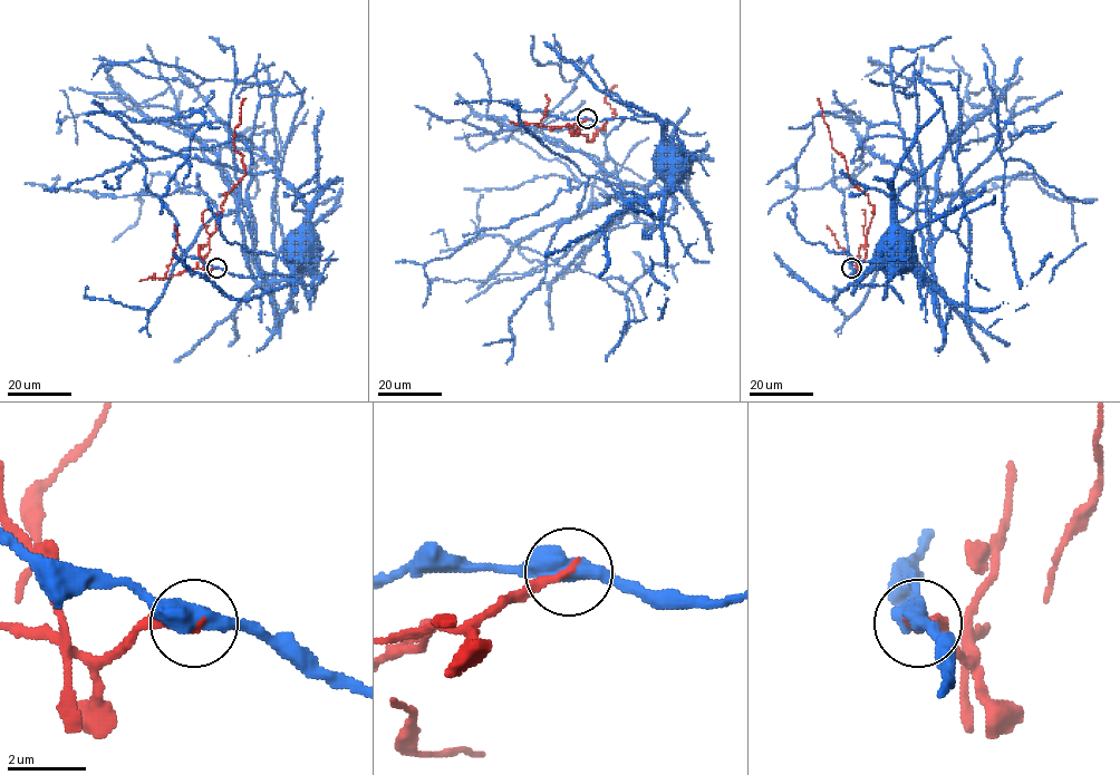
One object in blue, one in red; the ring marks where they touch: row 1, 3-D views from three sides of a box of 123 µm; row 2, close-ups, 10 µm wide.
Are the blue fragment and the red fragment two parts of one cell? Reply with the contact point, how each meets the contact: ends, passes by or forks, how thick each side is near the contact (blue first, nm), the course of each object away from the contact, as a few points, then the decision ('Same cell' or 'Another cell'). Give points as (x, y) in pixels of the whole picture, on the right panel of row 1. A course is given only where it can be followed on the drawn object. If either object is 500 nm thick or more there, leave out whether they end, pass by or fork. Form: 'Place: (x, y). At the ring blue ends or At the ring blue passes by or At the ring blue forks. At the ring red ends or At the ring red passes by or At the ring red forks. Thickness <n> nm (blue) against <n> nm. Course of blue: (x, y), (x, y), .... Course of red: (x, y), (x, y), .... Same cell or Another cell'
Place: (851, 268). Thickness 500 nm (blue) against 200 nm. Course of blue: (851, 268), (850, 278), (853, 273), (860, 286), (886, 286), (887, 260), (890, 264). Course of red: (851, 268), (855, 271), (858, 250), (868, 244), (874, 206), (851, 182), (846, 161), (832, 146), (819, 98). Another cell

